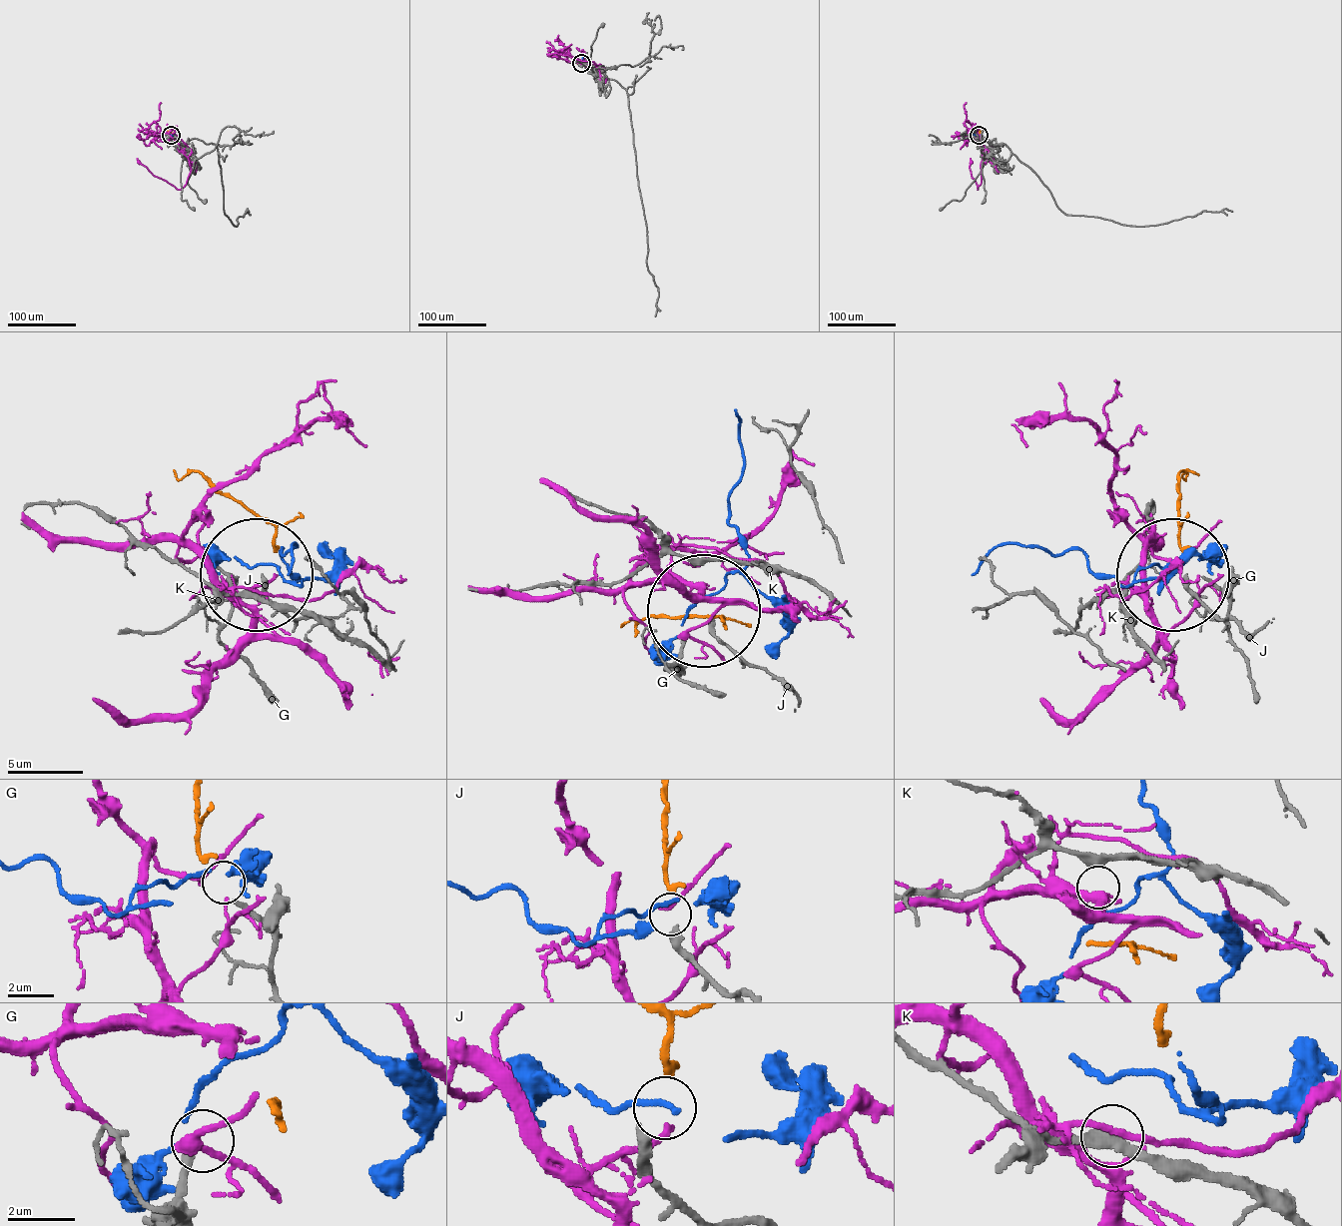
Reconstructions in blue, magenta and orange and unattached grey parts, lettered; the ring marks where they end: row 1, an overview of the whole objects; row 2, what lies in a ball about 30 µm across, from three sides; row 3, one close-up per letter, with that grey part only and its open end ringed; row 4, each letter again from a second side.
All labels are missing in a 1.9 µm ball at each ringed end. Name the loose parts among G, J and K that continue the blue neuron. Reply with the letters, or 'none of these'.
none of these

